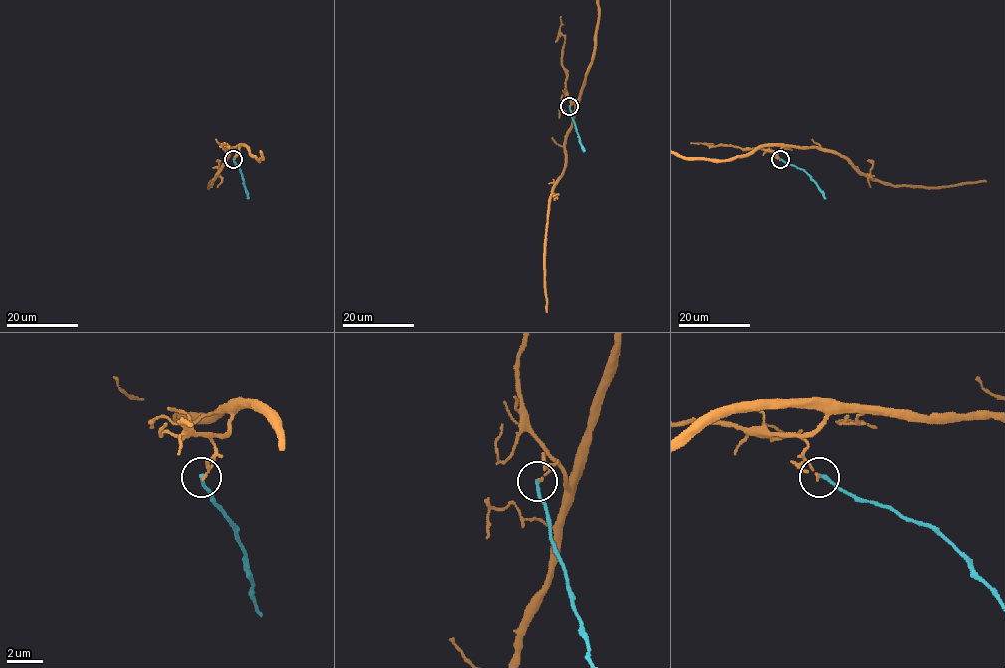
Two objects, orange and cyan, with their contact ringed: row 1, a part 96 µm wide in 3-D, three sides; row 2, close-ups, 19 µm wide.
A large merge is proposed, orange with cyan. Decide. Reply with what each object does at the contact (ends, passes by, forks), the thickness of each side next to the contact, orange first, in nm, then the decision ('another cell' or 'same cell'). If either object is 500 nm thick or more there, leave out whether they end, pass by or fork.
orange ends there; cyan ends there; 110 nm thick on the orange side, 200 nm on the other; another cell

